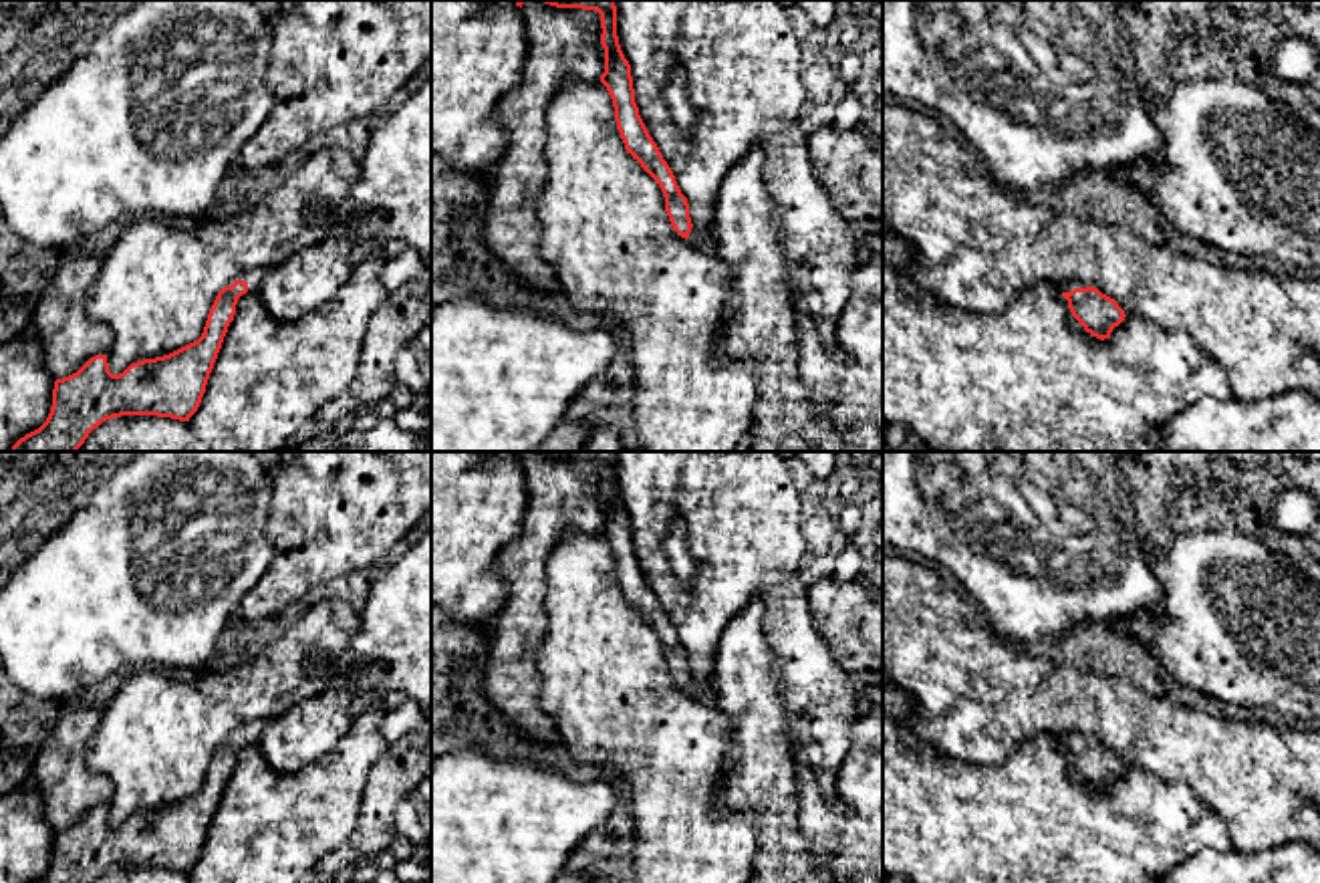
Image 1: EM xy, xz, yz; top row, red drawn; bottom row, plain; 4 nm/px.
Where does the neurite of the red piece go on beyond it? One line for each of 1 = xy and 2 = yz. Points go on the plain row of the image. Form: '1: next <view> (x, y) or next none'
1: next xy (254, 728)
2: next yz (1069, 738)

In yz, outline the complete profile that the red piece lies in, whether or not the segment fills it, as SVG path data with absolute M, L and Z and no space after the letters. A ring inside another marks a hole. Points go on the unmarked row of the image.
M1068 734L1058 738L1058 742L1068 752L1072 768L1100 792L1108 790L1112 780L1127 768L1114 750L1084 734Z

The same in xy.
M272 718L252 720L232 730L216 748L204 784L197 792L155 810L131 814L123 825L109 823L107 806L91 808L77 825L56 831L52 859L46 873L34 883L93 883L103 873L121 867L157 867L189 873L197 863L224 788L236 766L238 750L260 744Z

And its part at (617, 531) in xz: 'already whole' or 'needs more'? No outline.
needs more

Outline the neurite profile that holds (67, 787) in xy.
M71 704L42 742L32 774L42 798L44 821L62 831L77 825L91 808L107 806L113 784L89 770L87 742L103 720L95 706Z

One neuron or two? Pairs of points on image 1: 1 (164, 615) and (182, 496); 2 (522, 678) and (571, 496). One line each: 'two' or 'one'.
1: one
2: one

